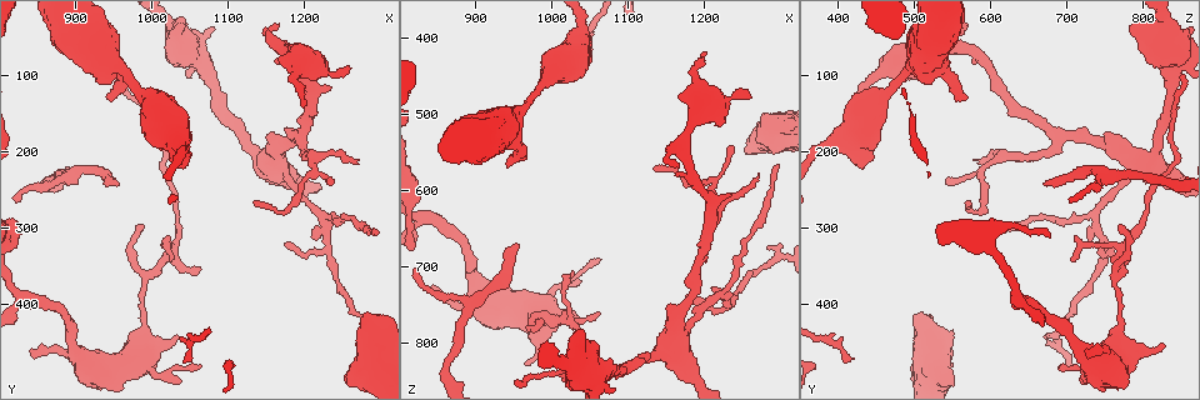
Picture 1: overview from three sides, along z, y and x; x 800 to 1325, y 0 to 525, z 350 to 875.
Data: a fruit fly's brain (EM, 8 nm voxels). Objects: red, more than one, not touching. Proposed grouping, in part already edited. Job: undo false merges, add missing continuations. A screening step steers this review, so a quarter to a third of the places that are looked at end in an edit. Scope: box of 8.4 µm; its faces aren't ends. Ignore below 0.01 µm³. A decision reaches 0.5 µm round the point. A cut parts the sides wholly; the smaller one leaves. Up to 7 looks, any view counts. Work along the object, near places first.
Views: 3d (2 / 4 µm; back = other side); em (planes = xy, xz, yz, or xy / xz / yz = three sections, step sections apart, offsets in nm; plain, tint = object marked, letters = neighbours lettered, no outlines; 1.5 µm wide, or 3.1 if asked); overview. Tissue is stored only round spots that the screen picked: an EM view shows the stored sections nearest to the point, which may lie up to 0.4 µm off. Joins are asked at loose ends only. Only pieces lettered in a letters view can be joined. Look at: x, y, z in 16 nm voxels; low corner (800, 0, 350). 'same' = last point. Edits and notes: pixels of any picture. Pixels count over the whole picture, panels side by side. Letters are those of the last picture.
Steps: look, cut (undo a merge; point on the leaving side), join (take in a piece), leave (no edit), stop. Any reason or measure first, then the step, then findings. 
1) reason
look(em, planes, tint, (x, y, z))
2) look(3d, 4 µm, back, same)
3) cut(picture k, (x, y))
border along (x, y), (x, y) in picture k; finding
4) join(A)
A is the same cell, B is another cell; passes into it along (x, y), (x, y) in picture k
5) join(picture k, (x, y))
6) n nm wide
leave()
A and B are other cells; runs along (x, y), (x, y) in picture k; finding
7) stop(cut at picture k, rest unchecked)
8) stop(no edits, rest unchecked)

an open end
look(em, planes, letters, (955, 240, 675))

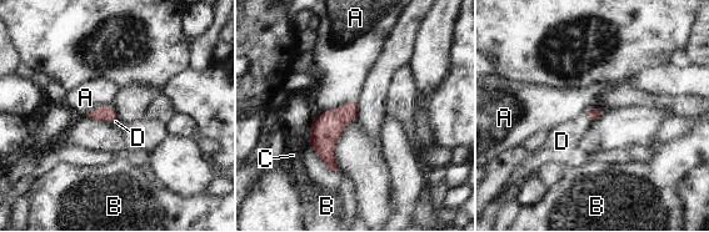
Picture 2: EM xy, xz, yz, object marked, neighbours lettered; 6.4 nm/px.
join(D)
D is the same cell, A, B and C are other cells; passes into it along (590, 114), (589, 119), (562, 141) in picture 2; the neuron continues

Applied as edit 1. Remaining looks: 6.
branch stops here
look(em, planes, plain, (935, 125, 570))

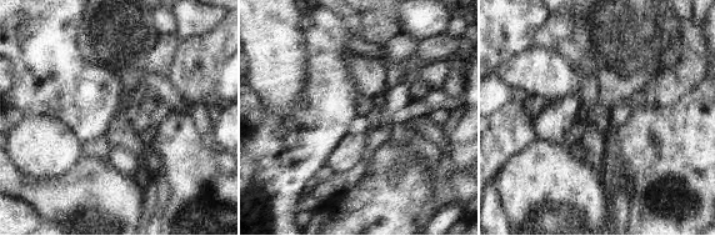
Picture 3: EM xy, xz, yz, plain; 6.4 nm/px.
look(em, planes, letters, same)

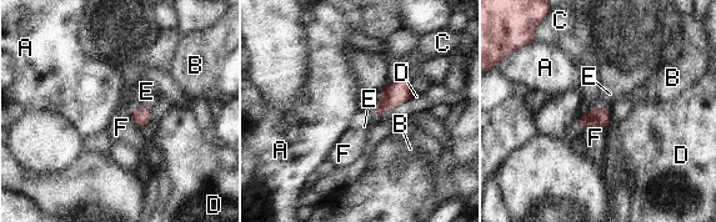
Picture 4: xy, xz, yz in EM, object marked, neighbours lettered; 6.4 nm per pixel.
leave()
A, B, C, D, E and F are other cells; border along (605, 127), (581, 126), (579, 129) in picture 4; none of them fits

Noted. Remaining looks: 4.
free end
look(3d, 4 µm, back, (1060, 480, 690))

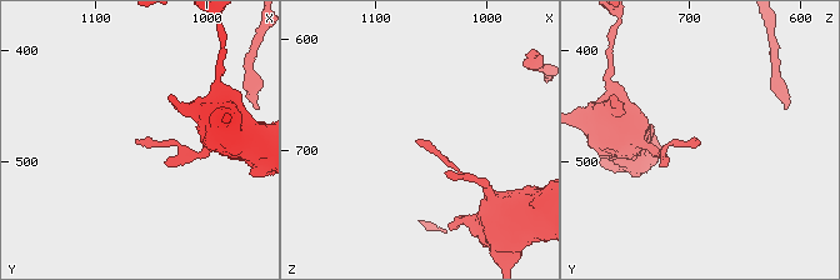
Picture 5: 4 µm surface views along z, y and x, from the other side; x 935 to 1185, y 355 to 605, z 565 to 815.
look(em, xz, step 8, plain, (1062, 482, 690))

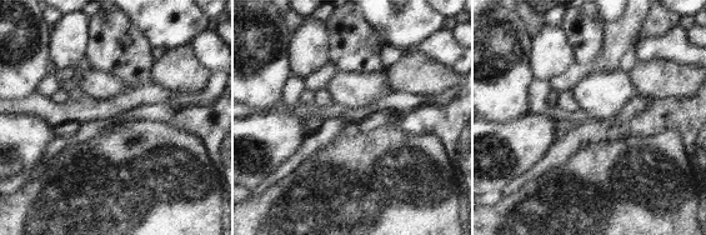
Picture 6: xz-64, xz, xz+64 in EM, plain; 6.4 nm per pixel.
what lies round it
look(em, xz, step 8, letters, same)

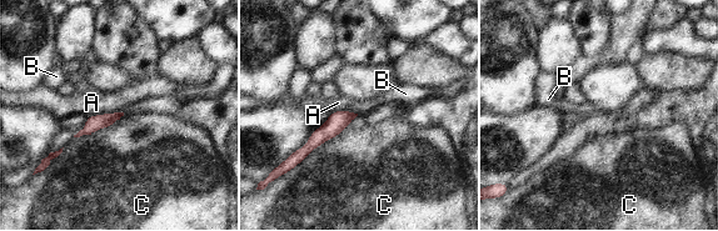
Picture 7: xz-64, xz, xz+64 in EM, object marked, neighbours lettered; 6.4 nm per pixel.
C touches over 380 nm
leave()
A, B and C are other cells; border along (123, 111), (95, 114), (86, 117) in picture 7; none of them fits

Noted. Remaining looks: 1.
stop(join at picture 2, rest unchecked)

